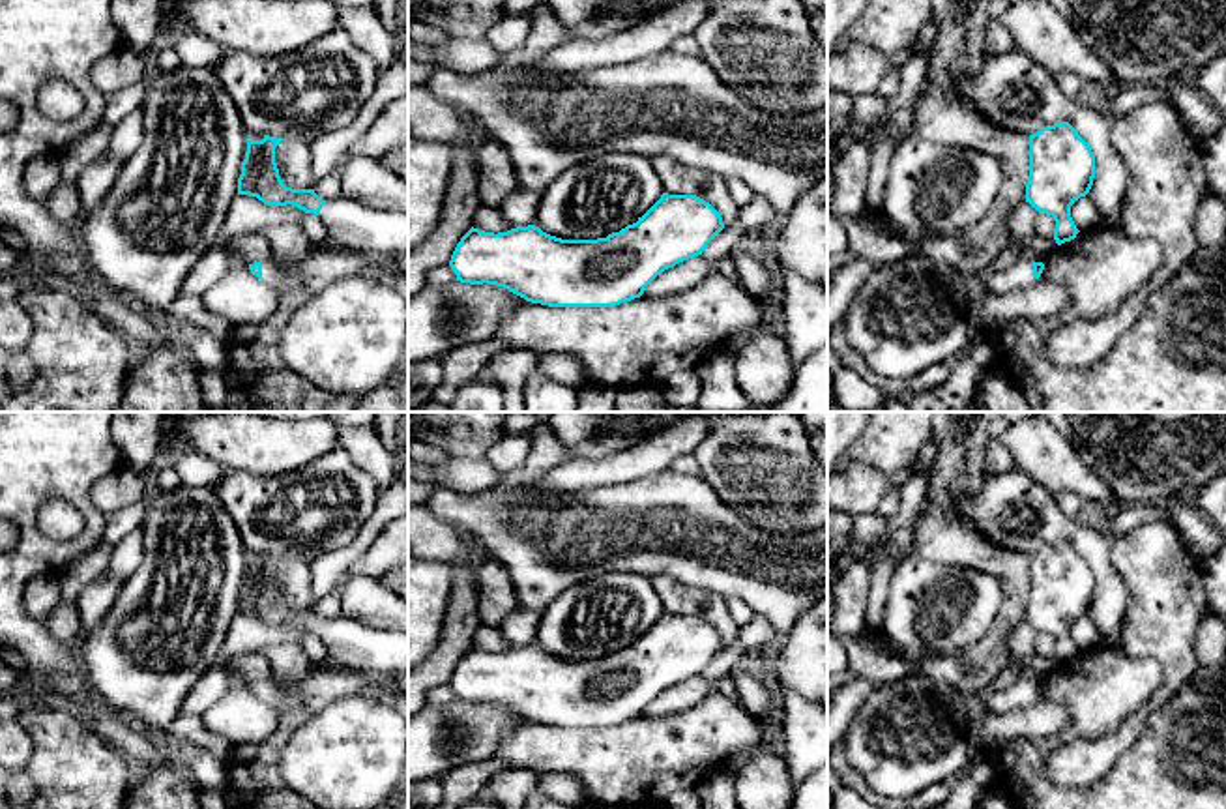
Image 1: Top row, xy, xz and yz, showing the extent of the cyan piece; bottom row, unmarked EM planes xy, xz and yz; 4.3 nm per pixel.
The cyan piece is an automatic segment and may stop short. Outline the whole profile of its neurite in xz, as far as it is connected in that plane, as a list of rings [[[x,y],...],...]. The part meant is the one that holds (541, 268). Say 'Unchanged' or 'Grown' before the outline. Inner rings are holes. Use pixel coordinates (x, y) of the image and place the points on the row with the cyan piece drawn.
Unchanged. [[[663,193],[636,223],[597,240],[562,240],[535,225],[498,234],[472,227],[457,243],[449,266],[460,283],[504,287],[532,303],[616,307],[640,298],[664,270],[702,255],[722,228],[721,213],[704,199]]]

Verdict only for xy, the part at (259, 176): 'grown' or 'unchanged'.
grown

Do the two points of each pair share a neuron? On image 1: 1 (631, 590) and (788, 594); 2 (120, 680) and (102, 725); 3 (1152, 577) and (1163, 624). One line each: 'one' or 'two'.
1: two
2: two
3: one

